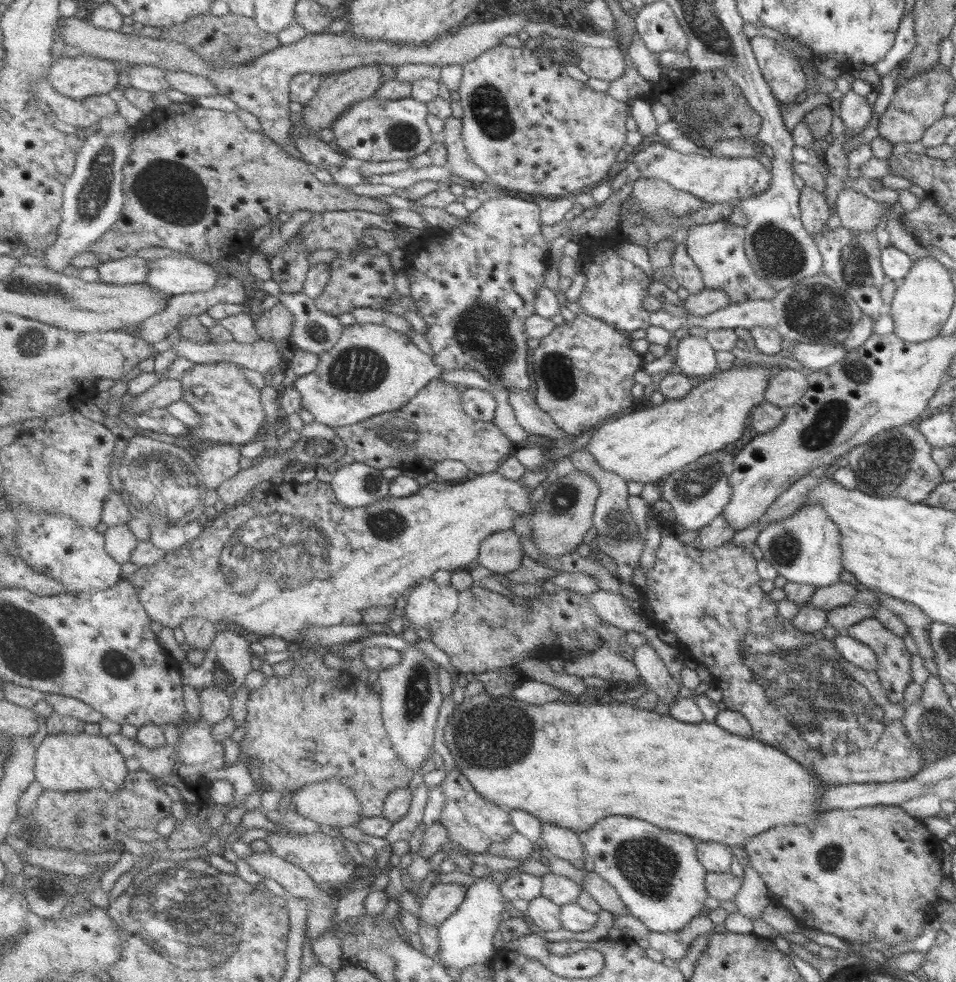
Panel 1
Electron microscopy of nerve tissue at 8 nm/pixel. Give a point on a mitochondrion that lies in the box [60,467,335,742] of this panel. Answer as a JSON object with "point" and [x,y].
{"point":[115,664]}

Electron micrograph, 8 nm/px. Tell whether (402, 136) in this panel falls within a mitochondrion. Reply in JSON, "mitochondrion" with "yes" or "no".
{"mitochondrion":"yes"}

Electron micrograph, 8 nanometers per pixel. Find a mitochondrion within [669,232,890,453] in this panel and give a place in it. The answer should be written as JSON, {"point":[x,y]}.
{"point":[814,310]}

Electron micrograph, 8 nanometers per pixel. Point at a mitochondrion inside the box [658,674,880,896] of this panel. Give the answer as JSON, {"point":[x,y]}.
{"point":[829,857]}

